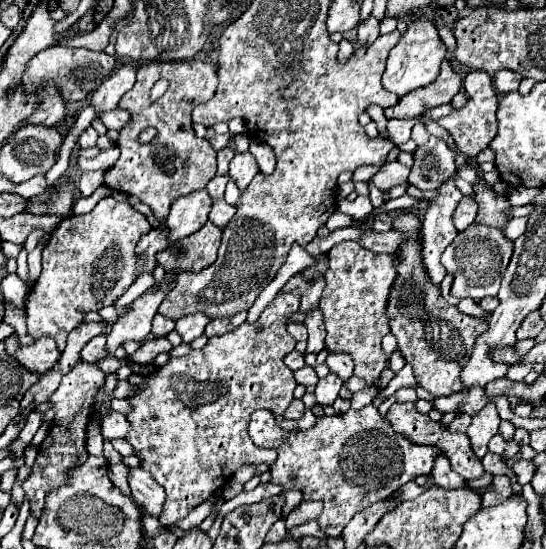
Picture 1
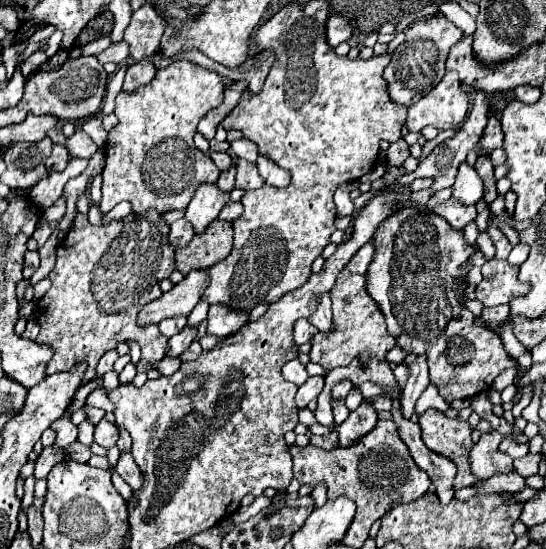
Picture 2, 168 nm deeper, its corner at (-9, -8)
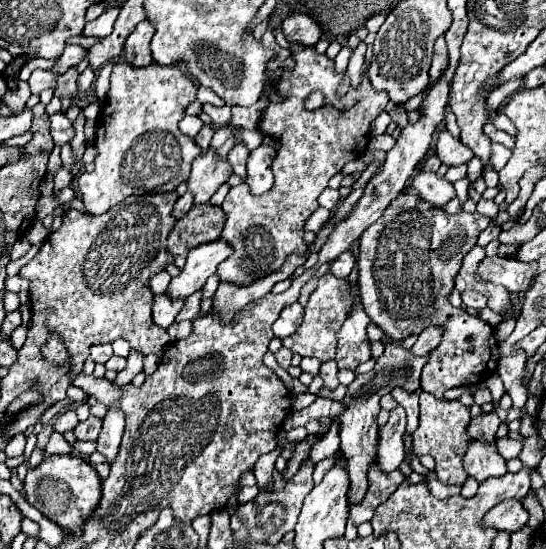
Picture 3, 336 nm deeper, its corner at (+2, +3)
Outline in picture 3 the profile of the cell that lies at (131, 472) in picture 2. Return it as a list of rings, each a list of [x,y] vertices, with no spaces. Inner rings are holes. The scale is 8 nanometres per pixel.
[[[111,406],[107,416],[103,418],[103,428],[101,428],[101,434],[97,438],[97,452],[101,452],[109,464],[113,464],[113,460],[119,454],[123,426],[125,426],[123,412],[117,406]]]

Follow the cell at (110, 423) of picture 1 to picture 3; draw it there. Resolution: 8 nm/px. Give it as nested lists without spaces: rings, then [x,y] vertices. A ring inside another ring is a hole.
[[[89,416],[85,422],[79,422],[73,432],[75,432],[77,440],[97,440],[99,430],[101,430],[101,418]]]

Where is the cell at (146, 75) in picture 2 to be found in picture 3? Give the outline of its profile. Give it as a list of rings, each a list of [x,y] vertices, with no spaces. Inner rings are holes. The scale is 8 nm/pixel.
[[[147,20],[137,24],[137,28],[129,34],[125,48],[123,48],[123,56],[131,66],[143,68],[143,66],[149,66],[153,62],[151,52],[149,52],[151,36],[153,36],[153,26]]]

